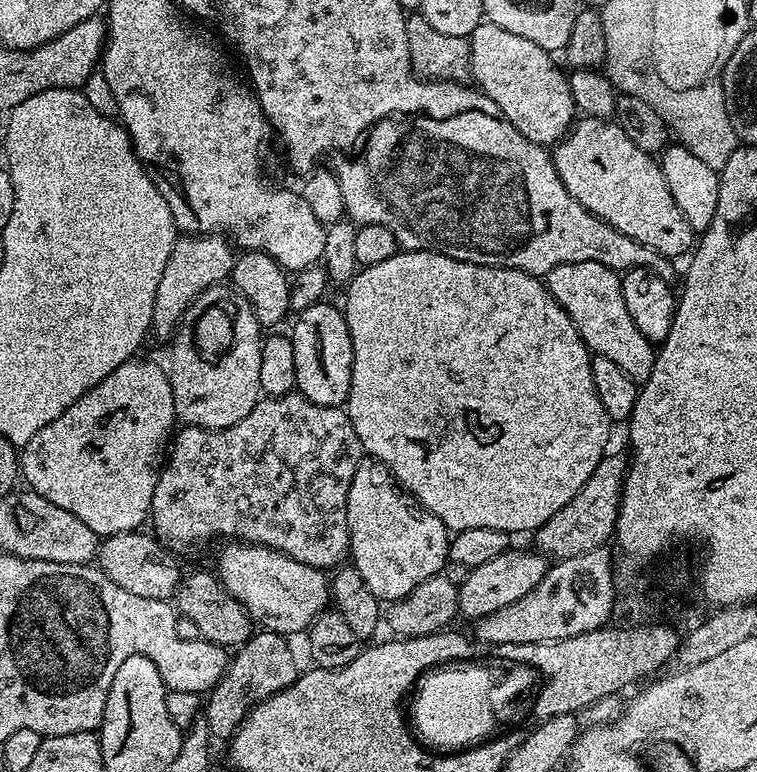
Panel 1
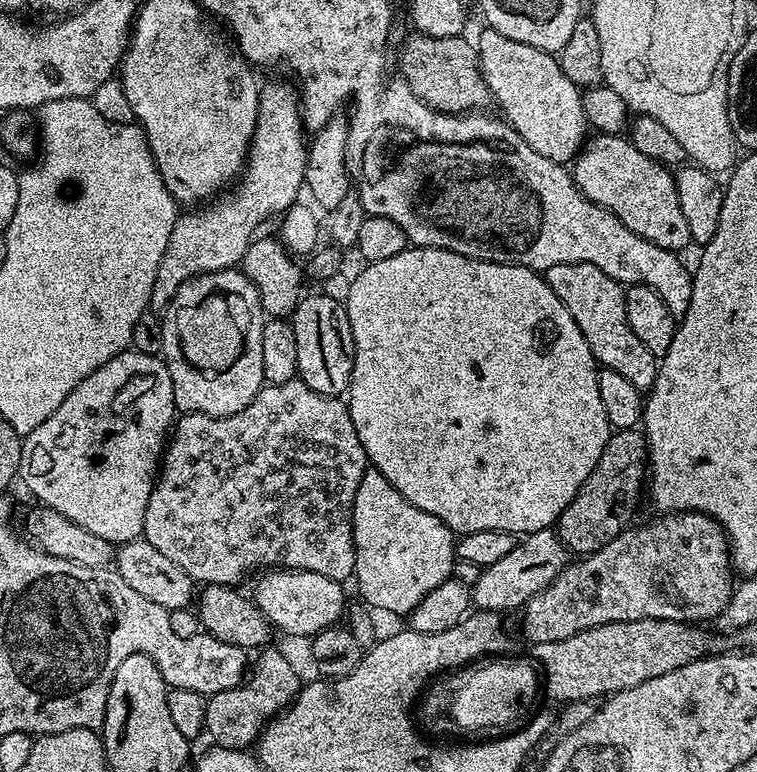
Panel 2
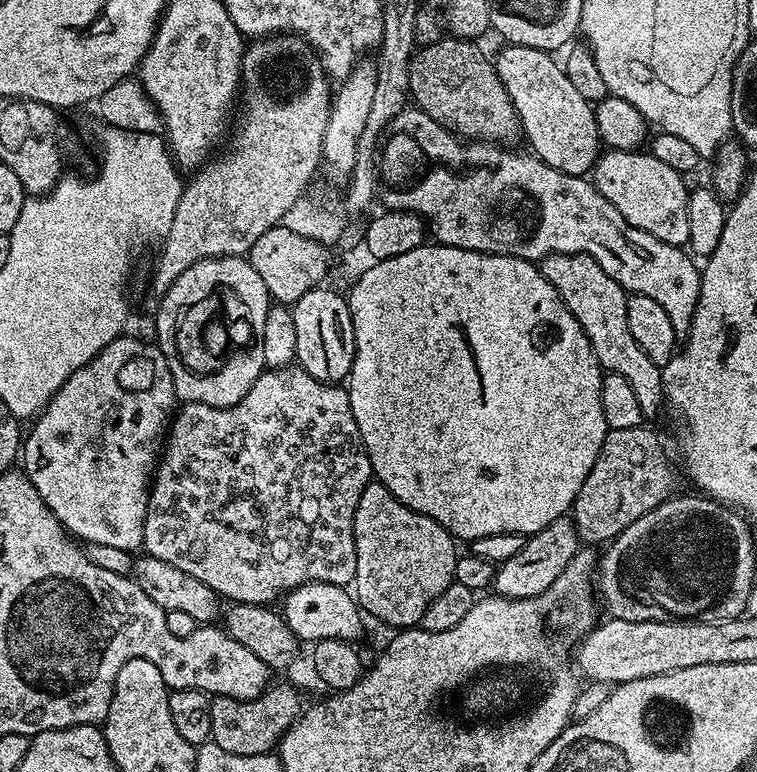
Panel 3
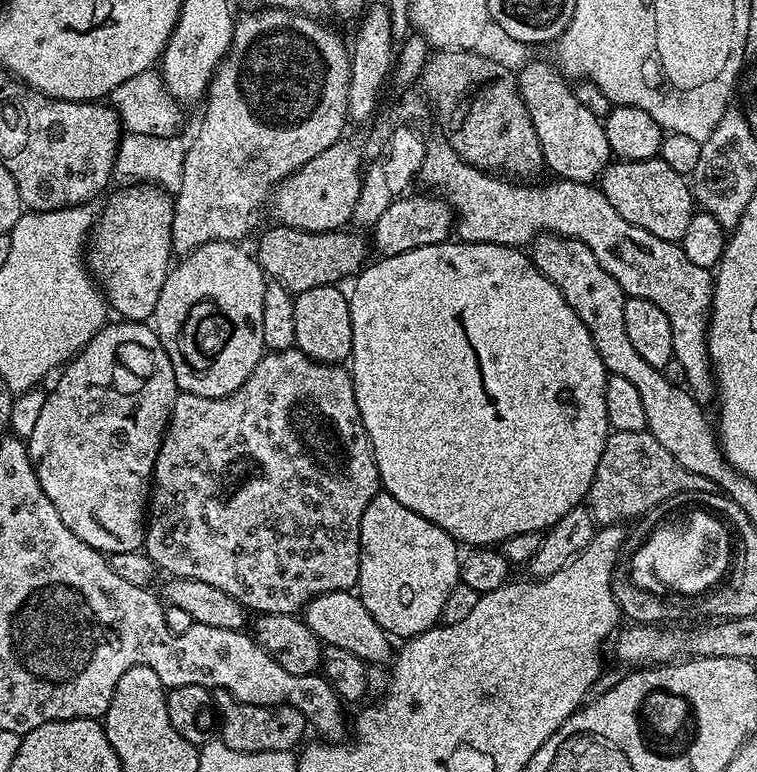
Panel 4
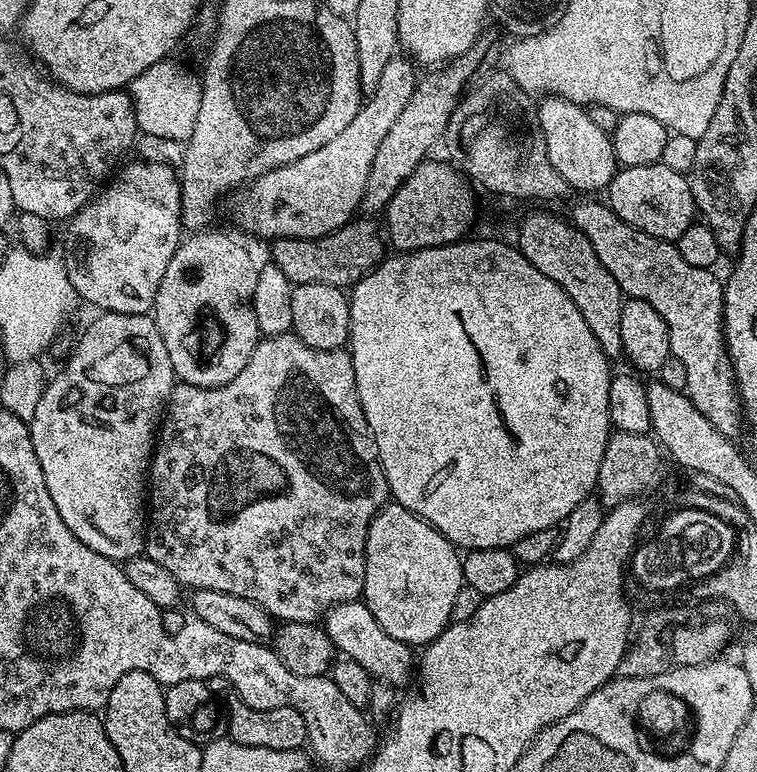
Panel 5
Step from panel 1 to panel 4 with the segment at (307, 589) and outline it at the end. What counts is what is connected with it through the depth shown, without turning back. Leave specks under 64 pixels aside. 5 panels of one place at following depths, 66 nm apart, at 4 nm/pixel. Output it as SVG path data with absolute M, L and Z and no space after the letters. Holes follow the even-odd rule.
M355 591L327 592L321 596L313 596L302 609L302 619L325 645L350 650L350 654L362 658L372 666L389 659L390 637L380 629L378 622L374 622Z

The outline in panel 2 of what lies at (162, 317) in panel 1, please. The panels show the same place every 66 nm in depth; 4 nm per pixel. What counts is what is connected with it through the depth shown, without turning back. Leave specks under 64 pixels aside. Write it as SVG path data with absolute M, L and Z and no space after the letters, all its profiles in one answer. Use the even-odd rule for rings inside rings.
M265 83L260 90L256 129L252 143L248 145L248 158L242 169L244 184L237 183L211 202L185 211L188 212L185 216L184 213L177 215L176 225L158 265L149 300L151 307L157 310L167 308L180 287L195 276L237 267L243 261L254 237L261 231L260 223L271 216L287 212L299 201L296 199L300 192L302 196L305 187L307 161L306 129L297 89L288 84Z

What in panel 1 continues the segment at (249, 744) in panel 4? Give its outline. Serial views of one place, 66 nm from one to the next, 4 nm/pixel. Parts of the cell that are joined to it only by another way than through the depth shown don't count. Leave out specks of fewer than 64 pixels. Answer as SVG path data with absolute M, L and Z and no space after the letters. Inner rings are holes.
M267 630L257 631L245 644L239 645L235 649L234 655L228 661L228 667L224 670L224 677L212 687L212 691L207 693L206 703L202 708L203 719L208 722L208 731L213 737L232 737L240 723L248 717L249 712L260 703L261 700L270 698L276 692L282 691L286 686L295 682L298 675L296 668L296 656L288 649L289 641L278 632Z

